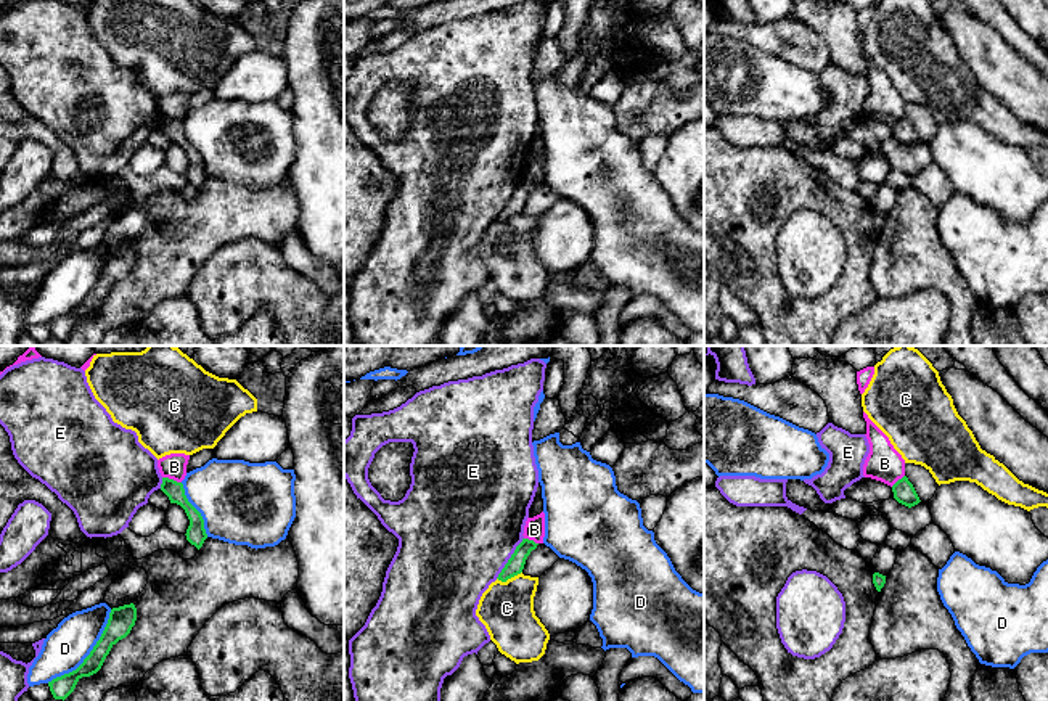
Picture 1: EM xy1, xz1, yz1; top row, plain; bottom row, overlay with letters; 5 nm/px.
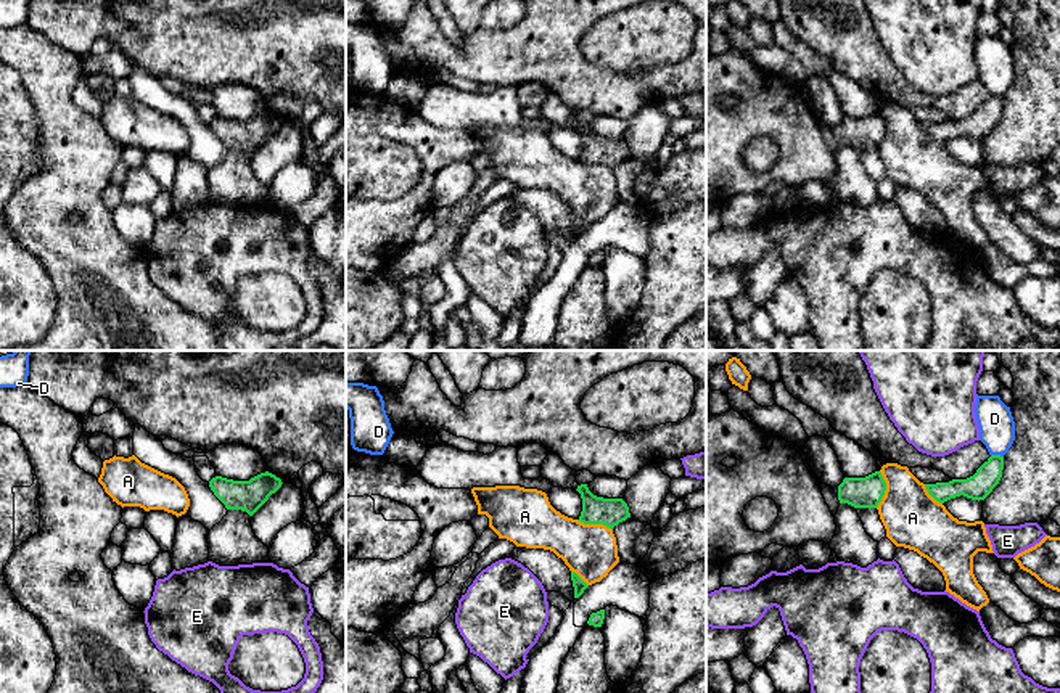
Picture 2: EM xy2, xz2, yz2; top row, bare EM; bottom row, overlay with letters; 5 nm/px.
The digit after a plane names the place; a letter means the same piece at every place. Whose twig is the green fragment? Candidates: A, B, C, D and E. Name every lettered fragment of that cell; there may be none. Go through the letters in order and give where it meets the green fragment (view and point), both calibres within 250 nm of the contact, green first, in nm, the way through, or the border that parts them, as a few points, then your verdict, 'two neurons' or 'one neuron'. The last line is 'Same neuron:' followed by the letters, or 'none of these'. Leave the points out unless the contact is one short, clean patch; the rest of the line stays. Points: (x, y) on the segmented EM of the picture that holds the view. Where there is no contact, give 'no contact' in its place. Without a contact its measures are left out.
A: yz2 (885, 489) | 160/300 nm | two neurons
B: xy1 (172, 479) | 90/130 nm | along xy1 (163, 476), (180, 483) | two neurons
C: xz1 (508, 578) | 90/280 nm | along xz1 (521, 571), (505, 581), (497, 579) | two neurons
D: xy1 (90, 653) | 130/220 nm | two neurons
E: xz1 (510, 558) | 90/500 nm | two neurons
Same neuron: none of these

